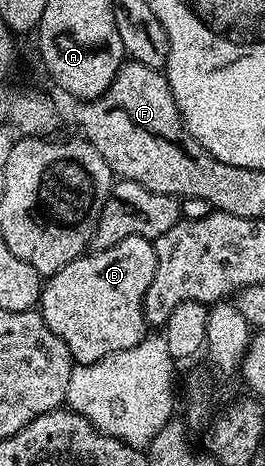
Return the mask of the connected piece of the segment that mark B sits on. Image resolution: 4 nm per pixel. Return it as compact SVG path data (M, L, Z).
M133 235L103 251L91 250L45 280L42 320L68 345L75 364L95 363L120 349L132 349L148 334L142 301L155 273L154 245L144 237Z

